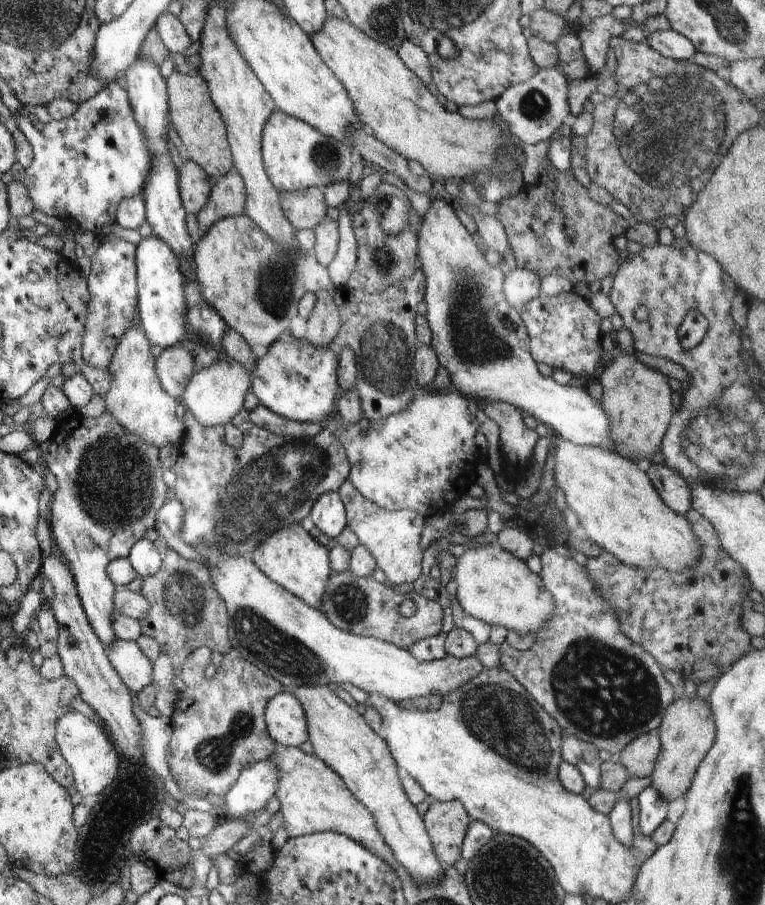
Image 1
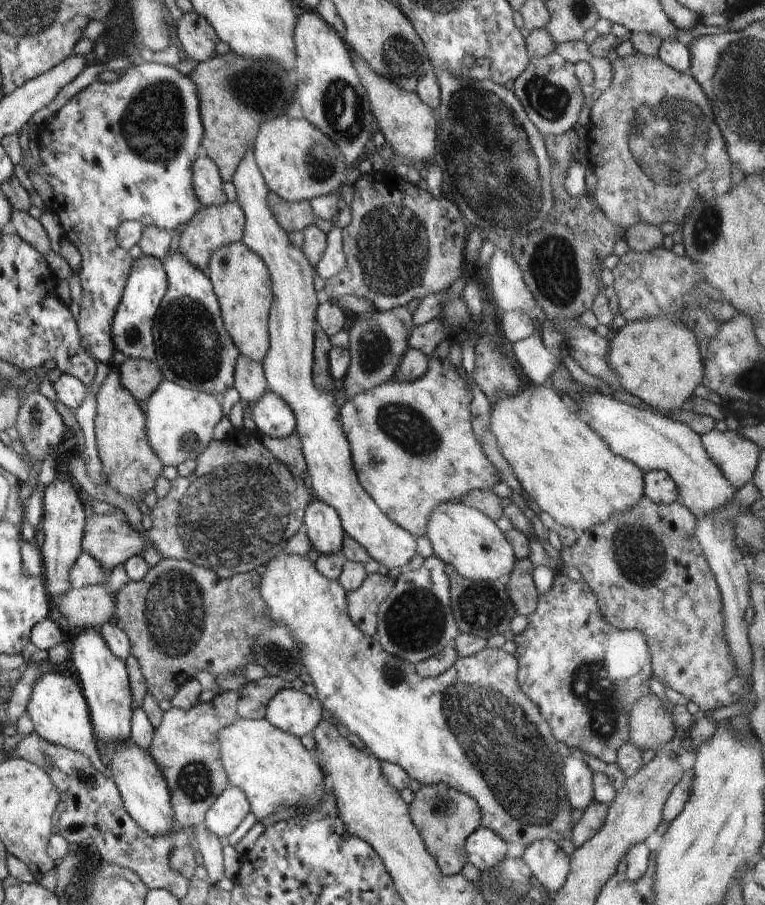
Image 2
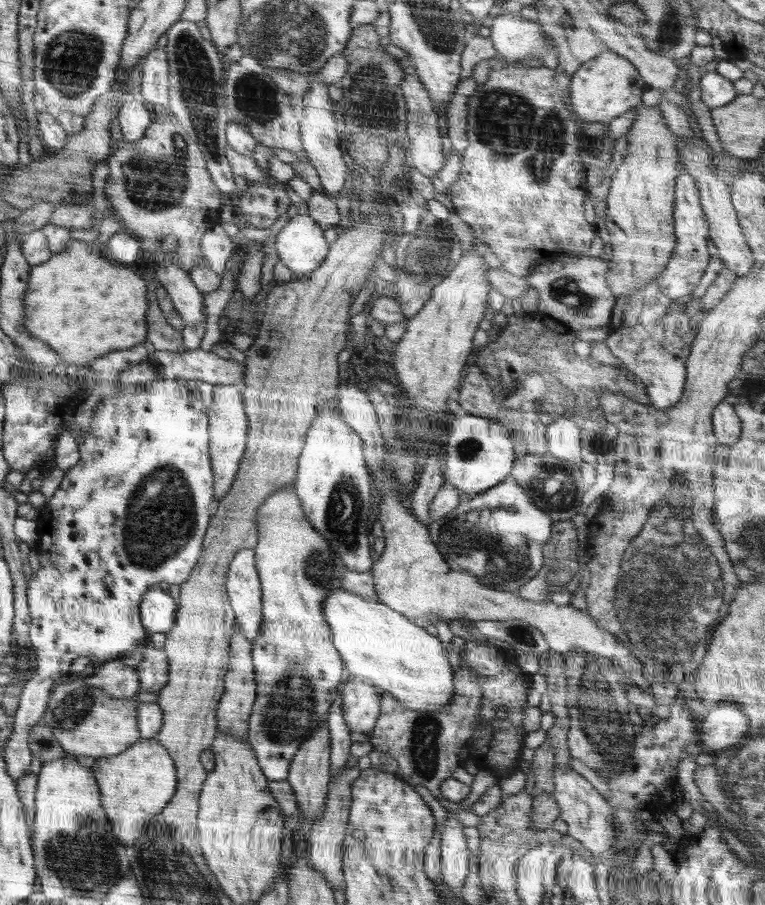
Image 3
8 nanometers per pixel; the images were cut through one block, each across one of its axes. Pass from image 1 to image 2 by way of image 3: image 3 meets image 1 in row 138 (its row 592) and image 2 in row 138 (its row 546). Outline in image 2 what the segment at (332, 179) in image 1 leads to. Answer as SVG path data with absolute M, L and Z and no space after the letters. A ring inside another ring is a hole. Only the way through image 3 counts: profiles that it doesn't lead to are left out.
M282 115L264 120L260 124L252 154L267 189L284 201L310 202L316 197L337 194L346 180L348 167L338 146L306 118Z

